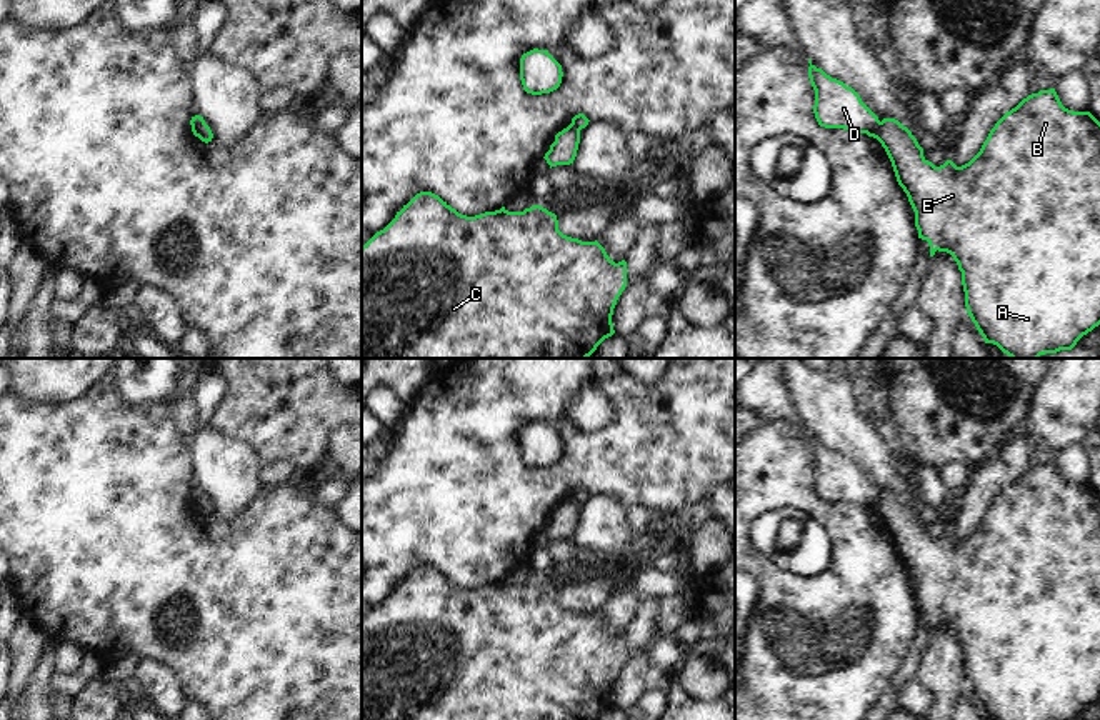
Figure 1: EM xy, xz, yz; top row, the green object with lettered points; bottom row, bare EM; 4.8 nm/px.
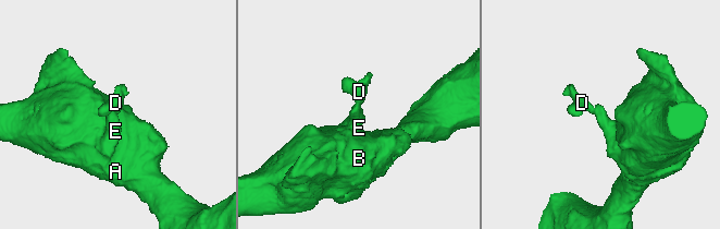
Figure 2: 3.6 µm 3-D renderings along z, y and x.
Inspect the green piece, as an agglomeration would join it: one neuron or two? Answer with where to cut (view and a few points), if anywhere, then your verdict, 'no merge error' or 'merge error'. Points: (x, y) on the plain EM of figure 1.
cut in yz along (880, 495), (875, 510); merge error

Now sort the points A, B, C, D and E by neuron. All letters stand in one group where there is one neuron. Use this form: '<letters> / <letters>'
A B C E / D

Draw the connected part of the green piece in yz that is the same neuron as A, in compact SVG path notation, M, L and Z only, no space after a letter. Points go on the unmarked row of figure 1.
M1055 462L1032 467L995 497L980 525L962 540L952 533L935 540L923 530L923 522L912 505L895 492L880 495L877 513L885 522L897 555L908 570L915 585L918 612L928 615L930 630L938 623L950 627L957 635L962 645L967 687L985 717L997 720L1075 720L1083 708L1100 698L1100 495L1090 485L1065 482Z

